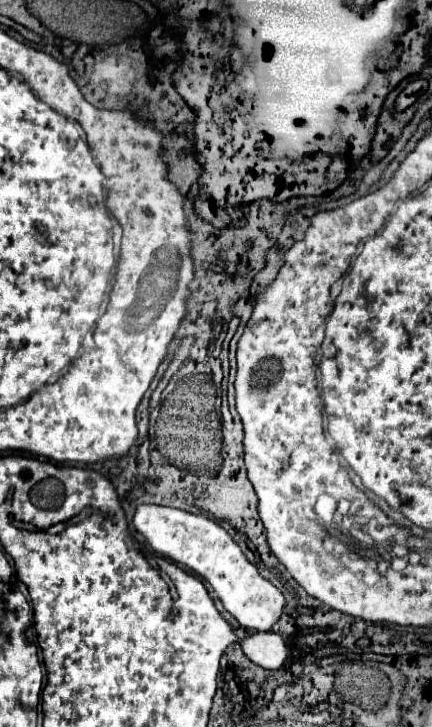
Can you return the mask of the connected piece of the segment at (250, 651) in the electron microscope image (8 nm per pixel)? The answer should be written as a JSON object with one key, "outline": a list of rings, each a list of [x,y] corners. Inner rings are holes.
{"outline":[[[255,632],[243,640],[247,658],[251,658],[251,662],[259,664],[261,668],[279,670],[289,656],[285,640],[275,632]]]}

